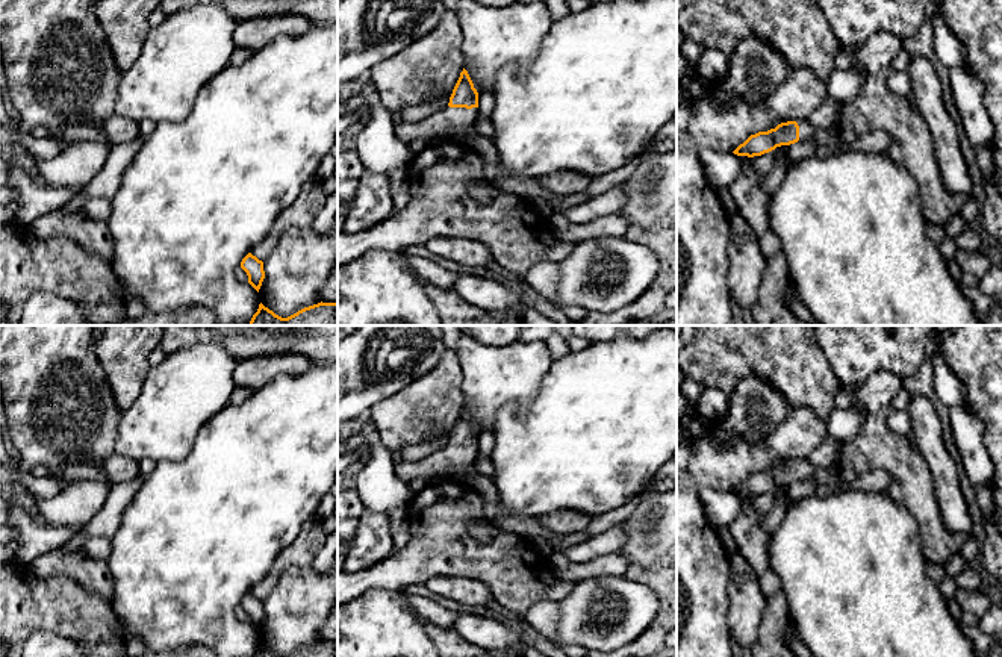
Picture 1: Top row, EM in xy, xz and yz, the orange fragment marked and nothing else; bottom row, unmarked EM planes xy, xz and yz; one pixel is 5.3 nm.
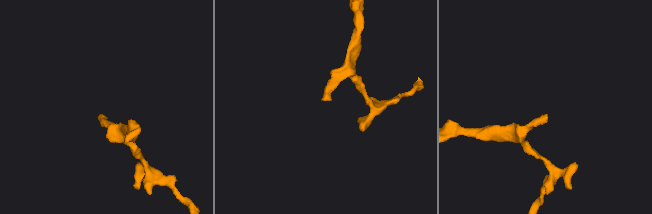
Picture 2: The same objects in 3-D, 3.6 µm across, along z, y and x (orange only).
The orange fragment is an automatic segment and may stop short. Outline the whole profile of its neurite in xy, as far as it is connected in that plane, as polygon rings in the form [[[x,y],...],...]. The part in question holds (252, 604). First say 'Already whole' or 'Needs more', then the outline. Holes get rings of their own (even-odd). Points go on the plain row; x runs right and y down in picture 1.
Already whole. [[[248,592],[242,601],[241,607],[247,612],[248,615],[248,622],[259,631],[262,621],[265,618],[265,610],[263,610],[263,601],[259,599],[256,595]]]

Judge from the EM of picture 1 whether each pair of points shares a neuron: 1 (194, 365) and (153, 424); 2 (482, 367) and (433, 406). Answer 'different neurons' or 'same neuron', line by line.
1: same neuron
2: different neurons

